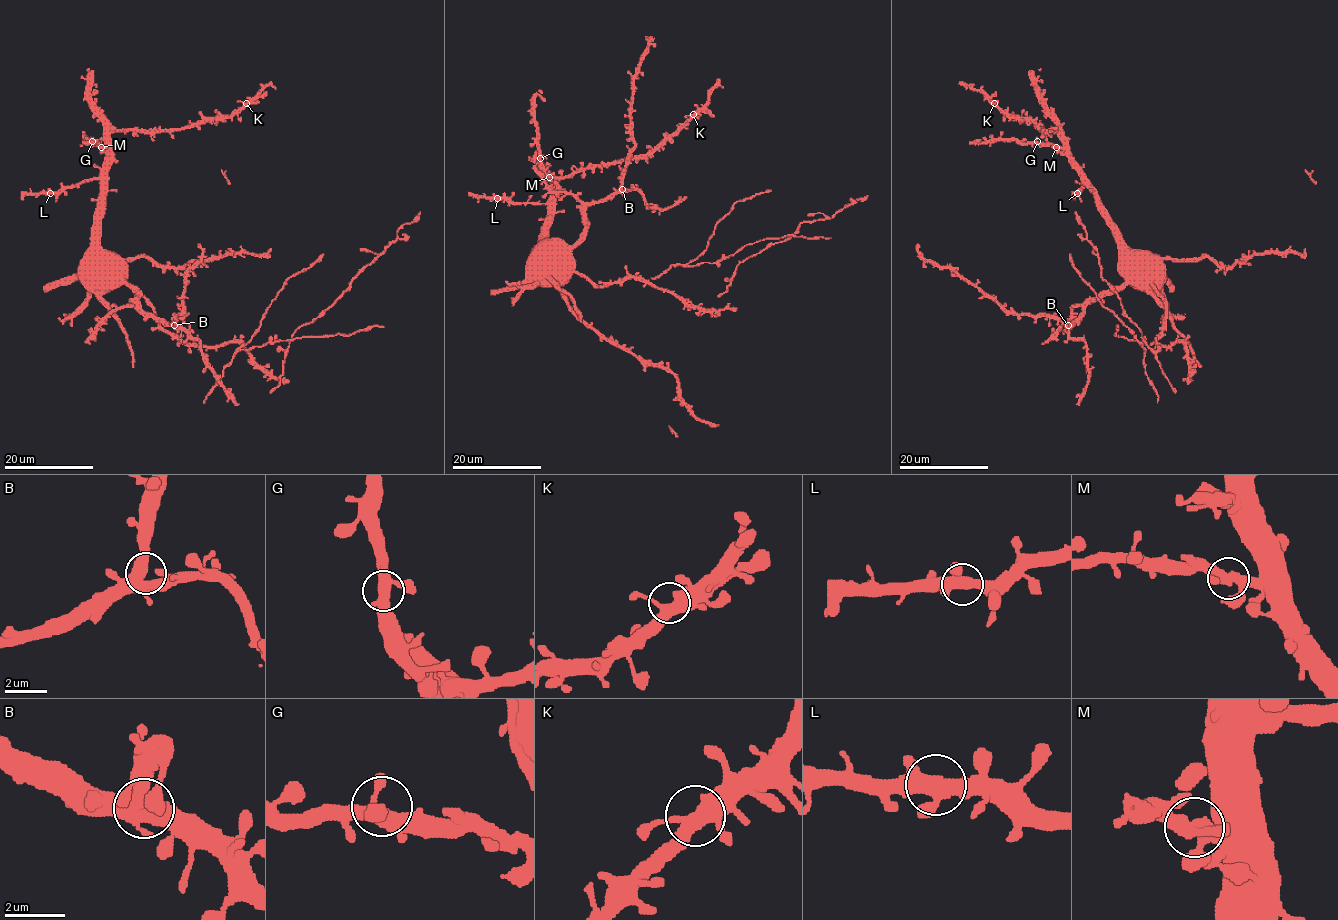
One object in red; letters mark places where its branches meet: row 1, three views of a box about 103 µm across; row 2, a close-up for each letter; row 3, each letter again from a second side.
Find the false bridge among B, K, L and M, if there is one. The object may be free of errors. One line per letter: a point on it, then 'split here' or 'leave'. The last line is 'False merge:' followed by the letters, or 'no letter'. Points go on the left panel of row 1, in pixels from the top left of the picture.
B: place (174, 325); leave
K: place (246, 103); leave
L: place (50, 193); leave
M: place (101, 147); leave
False merge: no letter

